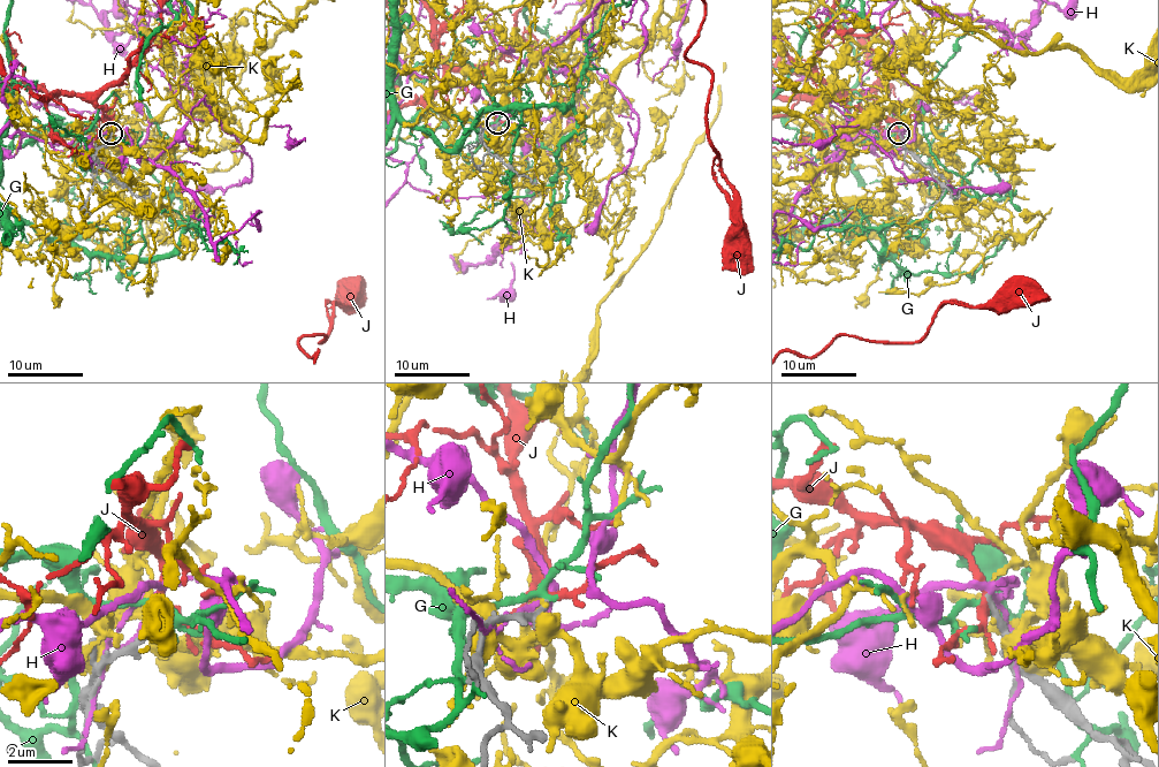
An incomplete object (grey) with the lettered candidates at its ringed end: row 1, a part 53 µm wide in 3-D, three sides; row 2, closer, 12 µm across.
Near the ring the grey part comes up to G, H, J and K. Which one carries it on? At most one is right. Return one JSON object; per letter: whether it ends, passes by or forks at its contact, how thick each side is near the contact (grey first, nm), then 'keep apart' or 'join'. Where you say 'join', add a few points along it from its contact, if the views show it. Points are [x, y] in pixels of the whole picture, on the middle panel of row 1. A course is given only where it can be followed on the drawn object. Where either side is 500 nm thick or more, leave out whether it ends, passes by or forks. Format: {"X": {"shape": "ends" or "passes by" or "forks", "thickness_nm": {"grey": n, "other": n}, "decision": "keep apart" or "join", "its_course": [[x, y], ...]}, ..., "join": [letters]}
{"G": {"shape": "passes by", "thickness_nm": {"grey": 220, "other": 200}, "decision": "keep apart"}, "H": {"shape": "forks", "thickness_nm": {"grey": 200, "other": 200}, "decision": "keep apart"}, "J": {"shape": "passes by", "thickness_nm": {"grey": 220, "other": 200}, "decision": "join"}, "K": {"shape": "ends", "thickness_nm": {"grey": 280, "other": 120}, "decision": "keep apart"}, "join": ["J"]}

